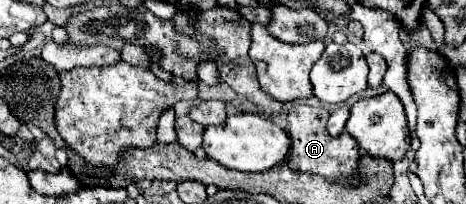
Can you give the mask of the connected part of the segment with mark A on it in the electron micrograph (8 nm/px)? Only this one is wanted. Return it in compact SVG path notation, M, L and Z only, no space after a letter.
M297 104L289 110L287 132L293 140L293 146L291 146L287 164L291 170L319 174L323 178L333 178L333 180L353 178L357 174L357 166L359 166L359 144L349 132L343 132L339 138L333 138L327 132L327 118L329 118L329 112L325 108Z

